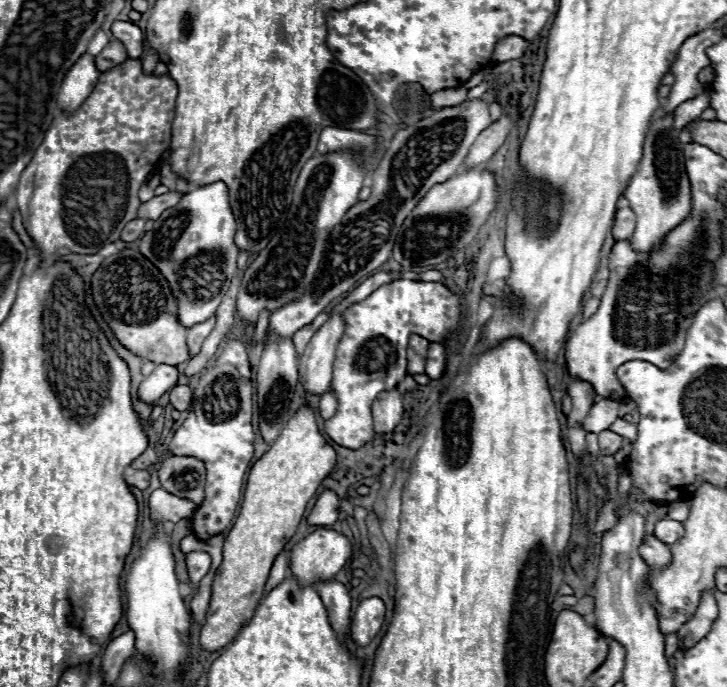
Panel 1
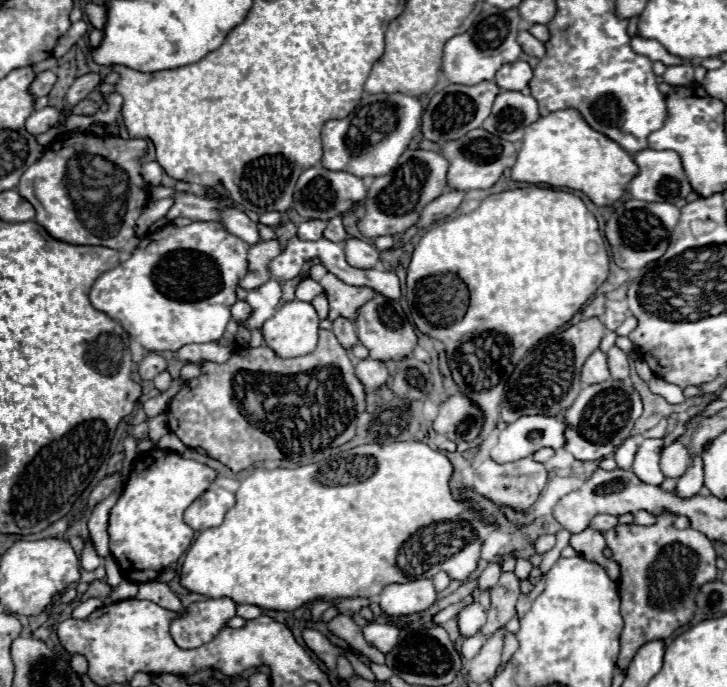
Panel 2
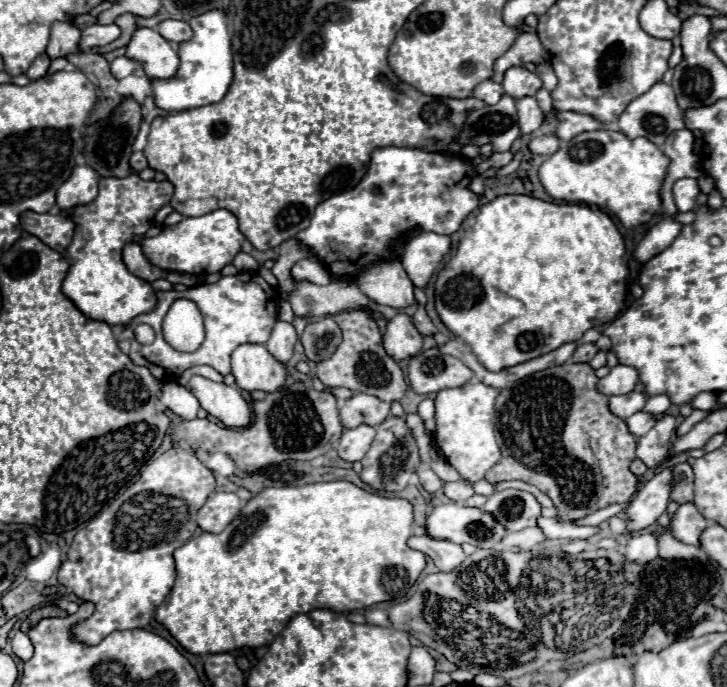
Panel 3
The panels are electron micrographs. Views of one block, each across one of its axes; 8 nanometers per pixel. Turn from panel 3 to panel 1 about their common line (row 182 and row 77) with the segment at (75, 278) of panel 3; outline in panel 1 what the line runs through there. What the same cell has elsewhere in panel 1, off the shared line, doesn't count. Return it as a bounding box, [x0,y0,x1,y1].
[16,58,178,260]

